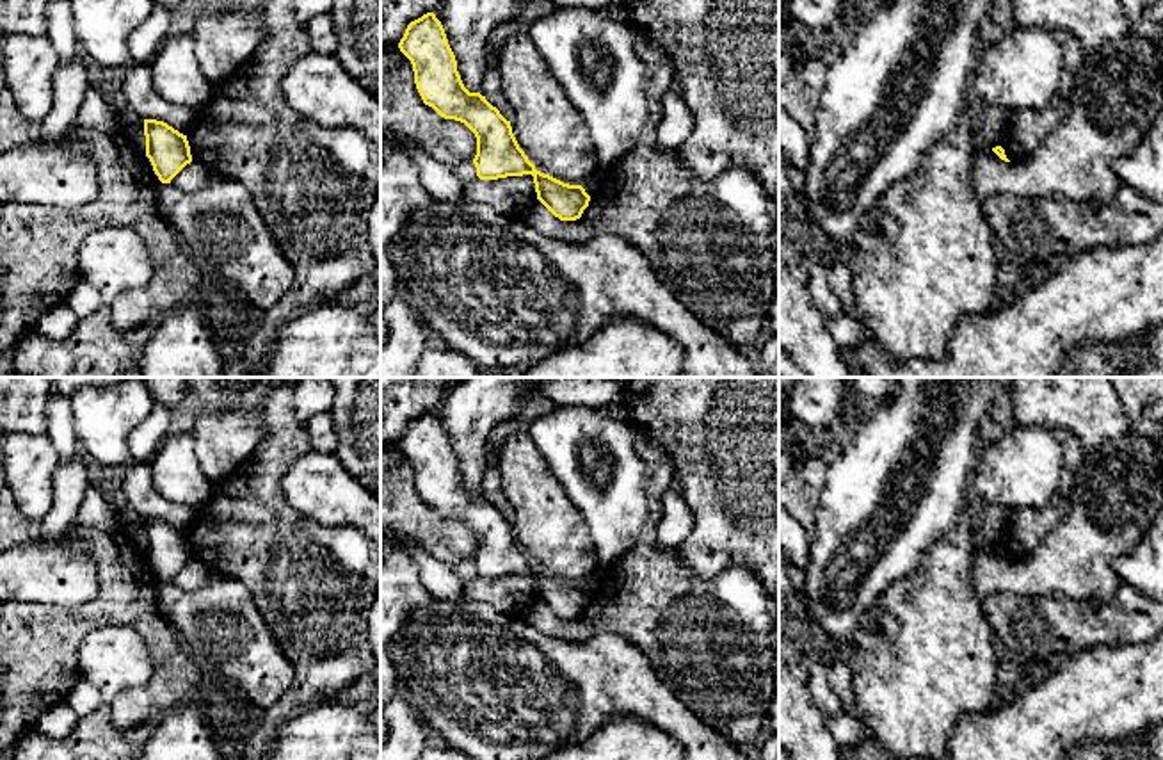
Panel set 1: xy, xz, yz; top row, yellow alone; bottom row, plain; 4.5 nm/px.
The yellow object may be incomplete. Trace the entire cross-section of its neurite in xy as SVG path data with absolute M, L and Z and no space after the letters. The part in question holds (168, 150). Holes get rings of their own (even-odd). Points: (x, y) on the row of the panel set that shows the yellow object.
M144 119L146 157L162 183L171 180L192 162L187 135L156 119Z

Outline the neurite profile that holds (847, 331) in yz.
M846 313L827 317L825 326L838 347L855 349L866 338L862 322Z

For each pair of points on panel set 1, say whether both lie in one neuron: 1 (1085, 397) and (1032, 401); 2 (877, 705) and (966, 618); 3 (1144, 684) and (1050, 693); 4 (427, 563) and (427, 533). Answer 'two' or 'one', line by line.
1: one
2: one
3: one
4: two

